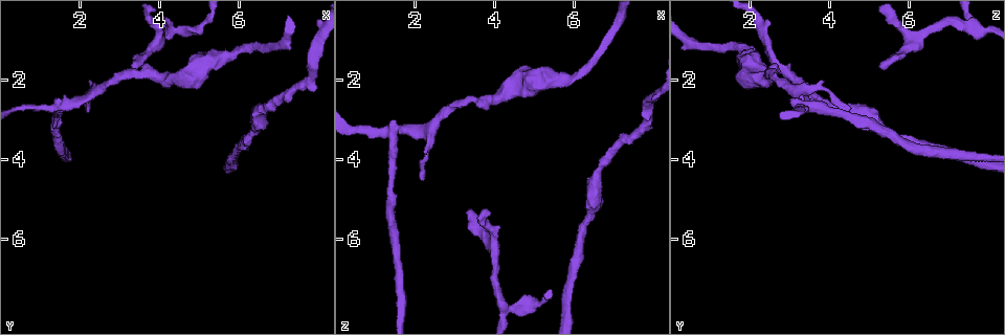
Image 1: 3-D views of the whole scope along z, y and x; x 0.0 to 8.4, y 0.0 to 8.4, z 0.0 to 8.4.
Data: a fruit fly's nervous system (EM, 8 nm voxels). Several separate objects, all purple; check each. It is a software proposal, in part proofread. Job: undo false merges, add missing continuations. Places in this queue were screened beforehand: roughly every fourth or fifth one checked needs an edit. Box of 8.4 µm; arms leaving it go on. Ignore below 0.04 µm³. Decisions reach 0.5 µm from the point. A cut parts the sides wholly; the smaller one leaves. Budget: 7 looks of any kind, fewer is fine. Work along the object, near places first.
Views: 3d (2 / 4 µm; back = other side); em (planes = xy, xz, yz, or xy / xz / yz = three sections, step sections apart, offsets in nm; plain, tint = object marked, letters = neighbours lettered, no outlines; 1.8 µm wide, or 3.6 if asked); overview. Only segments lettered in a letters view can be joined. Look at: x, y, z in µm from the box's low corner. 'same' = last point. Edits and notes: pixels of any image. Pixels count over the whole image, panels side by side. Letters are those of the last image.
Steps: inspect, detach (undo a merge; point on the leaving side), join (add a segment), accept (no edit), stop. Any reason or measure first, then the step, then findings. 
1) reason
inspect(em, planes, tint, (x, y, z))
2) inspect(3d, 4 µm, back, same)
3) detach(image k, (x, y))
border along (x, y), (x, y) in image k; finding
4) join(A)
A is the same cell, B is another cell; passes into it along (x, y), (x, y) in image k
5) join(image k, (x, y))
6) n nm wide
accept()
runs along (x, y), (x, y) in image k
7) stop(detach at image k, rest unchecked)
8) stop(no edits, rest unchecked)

inspect(3d, 4 µm, (1.45, 2.65, 3.35))

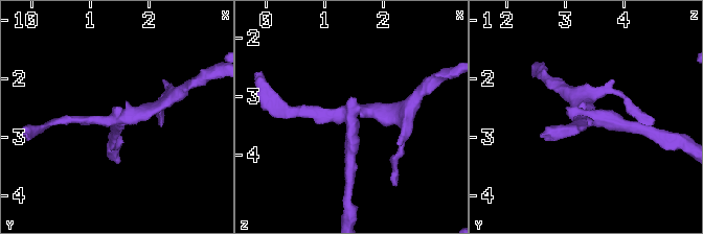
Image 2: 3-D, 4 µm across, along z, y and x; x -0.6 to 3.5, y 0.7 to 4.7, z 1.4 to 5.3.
3 arms; arms of 190, 200, 220 nm
inspect(em, planes, tint, (1.45, 2.70, 3.30))

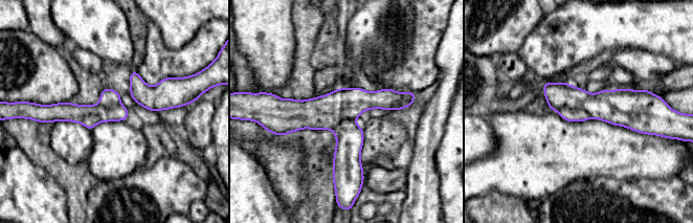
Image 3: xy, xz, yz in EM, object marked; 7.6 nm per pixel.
inspect(em, planes, letters, same)

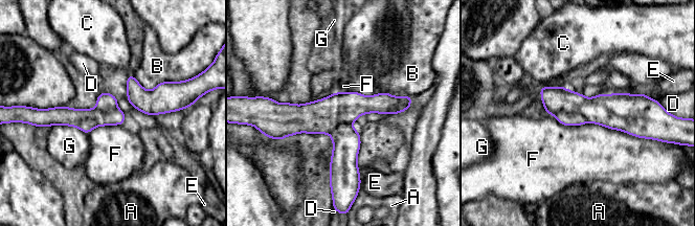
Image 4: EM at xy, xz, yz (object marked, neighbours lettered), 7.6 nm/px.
F touches over 800 nm
detach(image 4, (605, 110))
A, B, C, D, E, F and G are other cells; border along (554, 114), (579, 112), (587, 121) in image 4; two neurons meet here

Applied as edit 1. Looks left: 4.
abrupt turn
inspect(3d, 2 µm, (4.30, 0.80, 7.80))

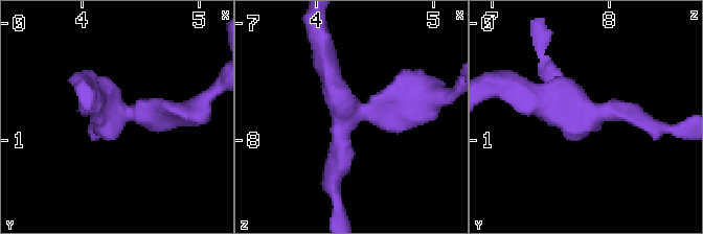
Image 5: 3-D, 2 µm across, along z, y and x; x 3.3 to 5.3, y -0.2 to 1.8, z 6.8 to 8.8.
inspect(em, planes, letters, (4.30, 0.80, 7.76))

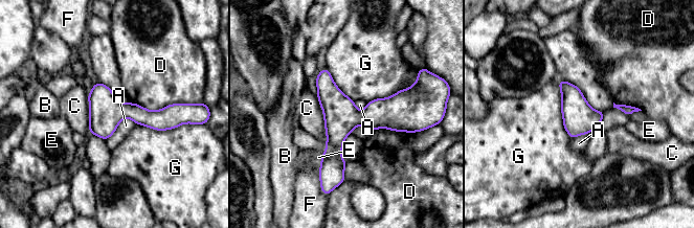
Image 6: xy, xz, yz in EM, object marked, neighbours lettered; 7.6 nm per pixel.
accept()
A, B, C, D, E, F and G are other cells; runs along (409, 110), (355, 117), (321, 172) in image 6; one neuron here

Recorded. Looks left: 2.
an open end
inspect(3d, 4 µm, (3.40, 1.75, 5.20))

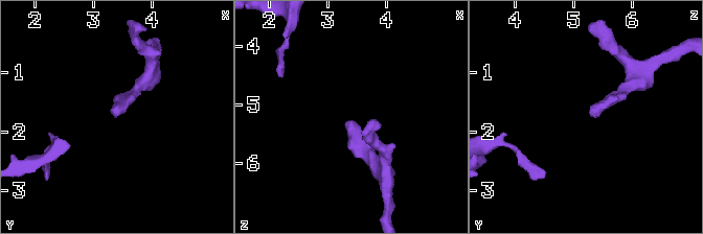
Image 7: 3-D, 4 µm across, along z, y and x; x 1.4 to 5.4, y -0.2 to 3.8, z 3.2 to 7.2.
shape alone is not enough
inspect(em, xy, step 8, letters, (3.35, 1.70, 5.25))

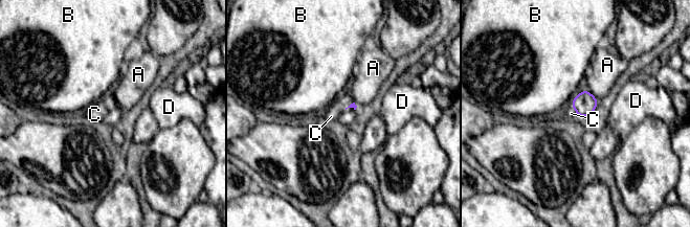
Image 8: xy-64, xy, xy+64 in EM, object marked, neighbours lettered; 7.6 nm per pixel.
join(C)
C is the same cell, A, B and D are other cells; it goes on there

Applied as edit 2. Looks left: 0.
stop(detach at image 4, join at image 8, rest unchecked)

